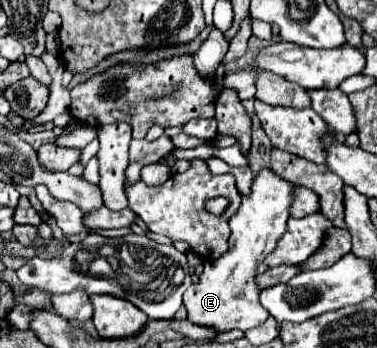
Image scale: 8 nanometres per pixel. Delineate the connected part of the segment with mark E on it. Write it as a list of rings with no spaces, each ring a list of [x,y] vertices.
[[[261,168],[257,172],[257,176],[253,178],[253,184],[251,184],[251,192],[241,196],[241,204],[239,204],[237,212],[229,218],[229,228],[231,228],[229,252],[225,252],[219,260],[215,260],[213,268],[207,268],[207,264],[205,264],[199,284],[191,284],[183,296],[183,304],[187,308],[189,322],[199,324],[199,326],[213,326],[217,332],[225,332],[225,330],[233,330],[233,328],[249,330],[249,328],[261,326],[269,318],[269,312],[259,302],[261,290],[255,284],[255,274],[257,274],[255,268],[261,264],[263,256],[267,256],[275,248],[279,236],[285,232],[287,220],[289,220],[289,210],[295,200],[295,190],[297,190],[297,186],[293,182],[281,178],[279,174],[275,174],[269,168]]]

